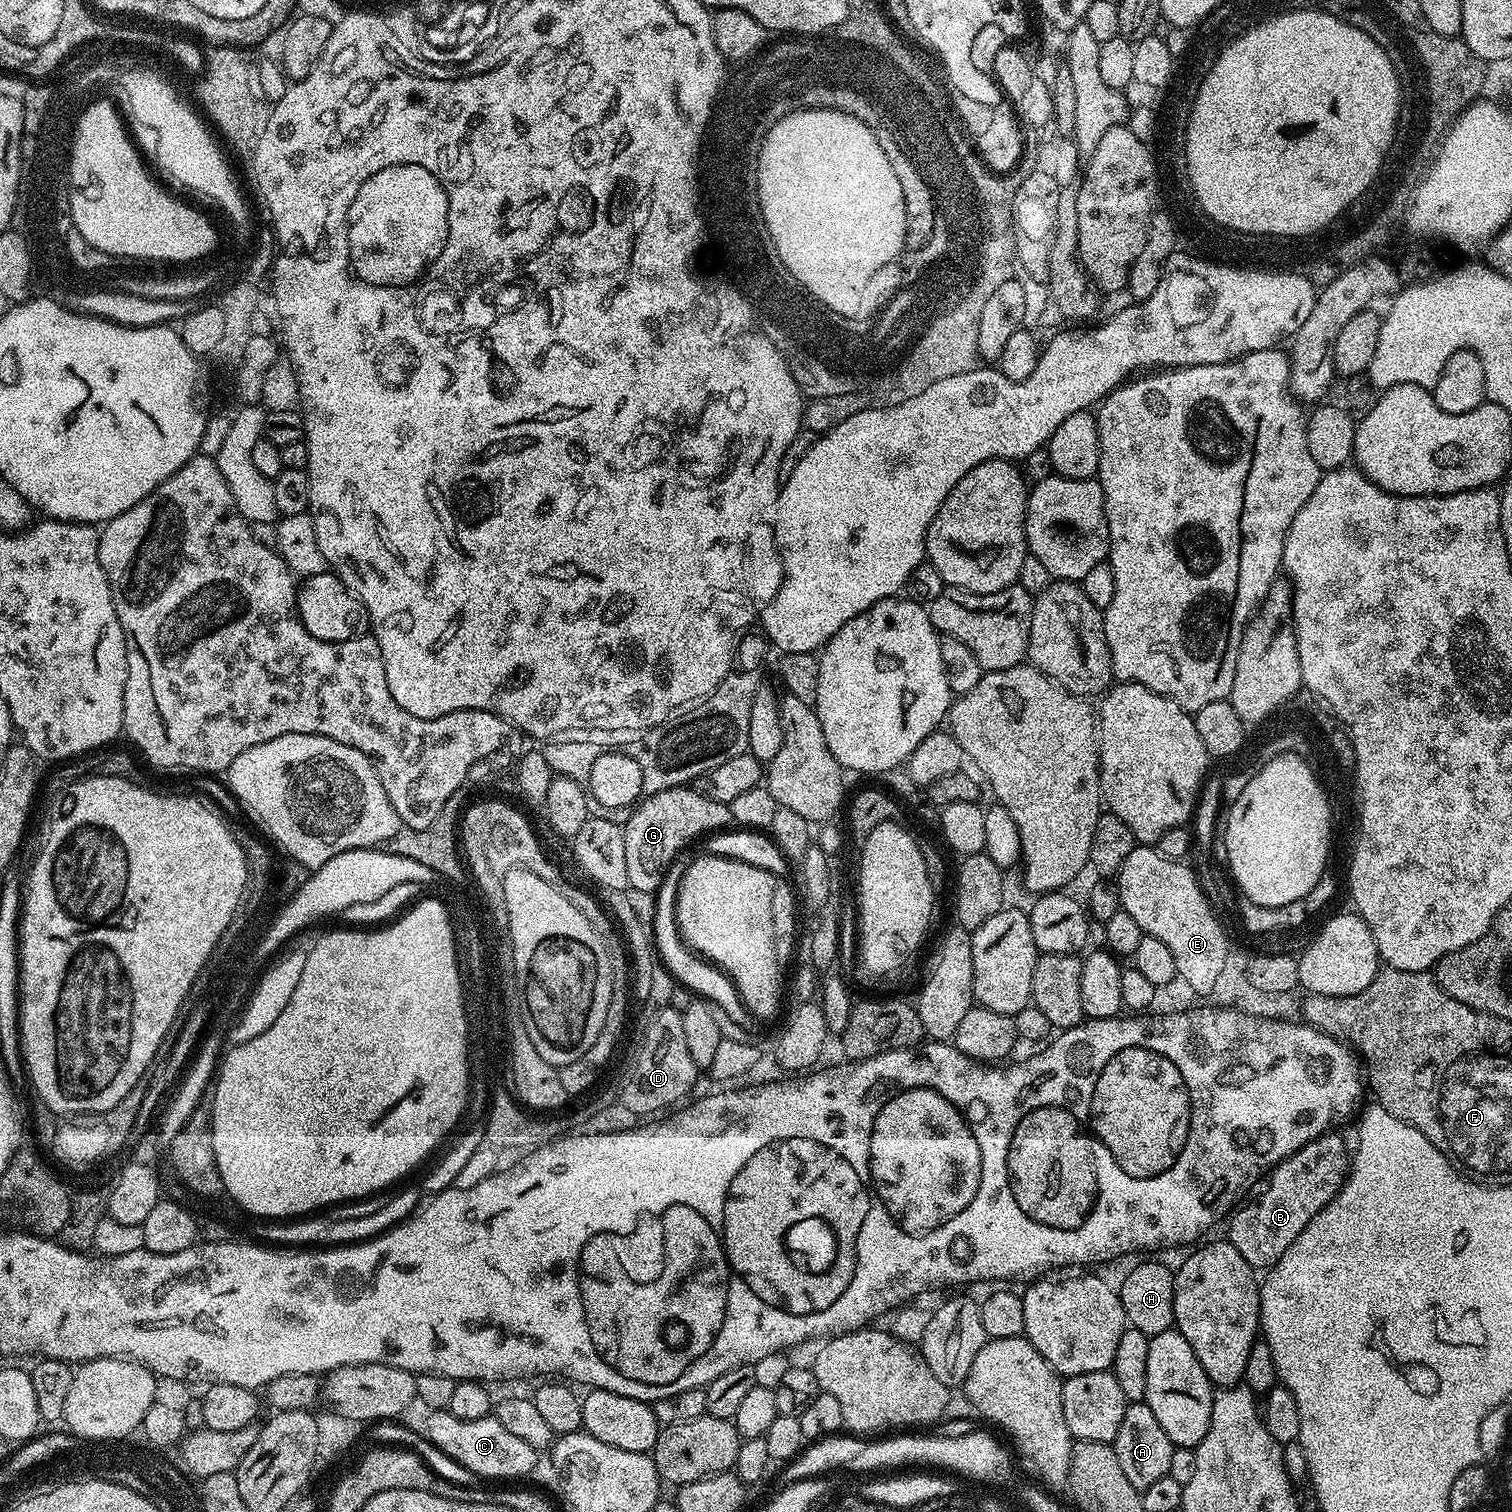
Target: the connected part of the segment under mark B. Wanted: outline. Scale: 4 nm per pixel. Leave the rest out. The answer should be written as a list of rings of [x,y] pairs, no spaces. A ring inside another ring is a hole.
[[[1336,1135],[1319,1136],[1287,1156],[1267,1177],[1264,1193],[1253,1204],[1245,1203],[1231,1213],[1226,1239],[1252,1269],[1267,1270],[1280,1261],[1294,1238],[1340,1192],[1350,1171],[1350,1152],[1344,1149],[1343,1138]]]

